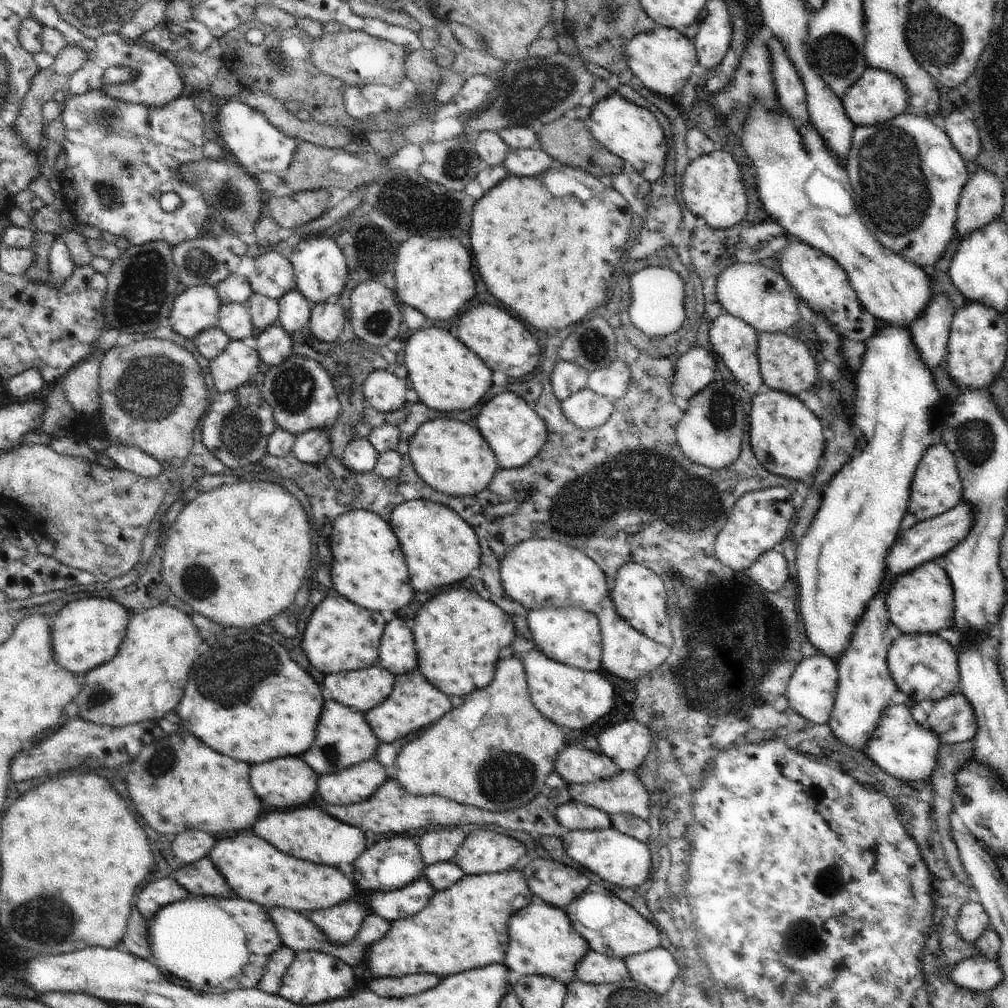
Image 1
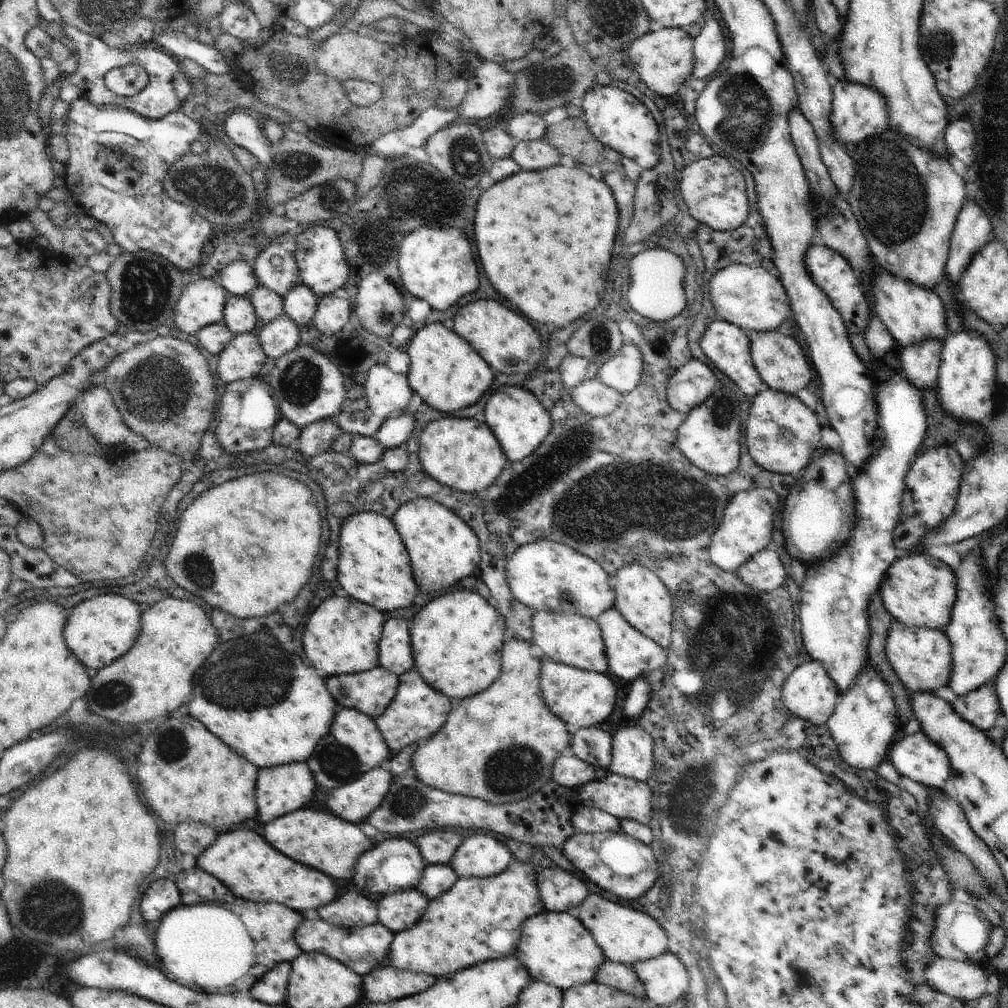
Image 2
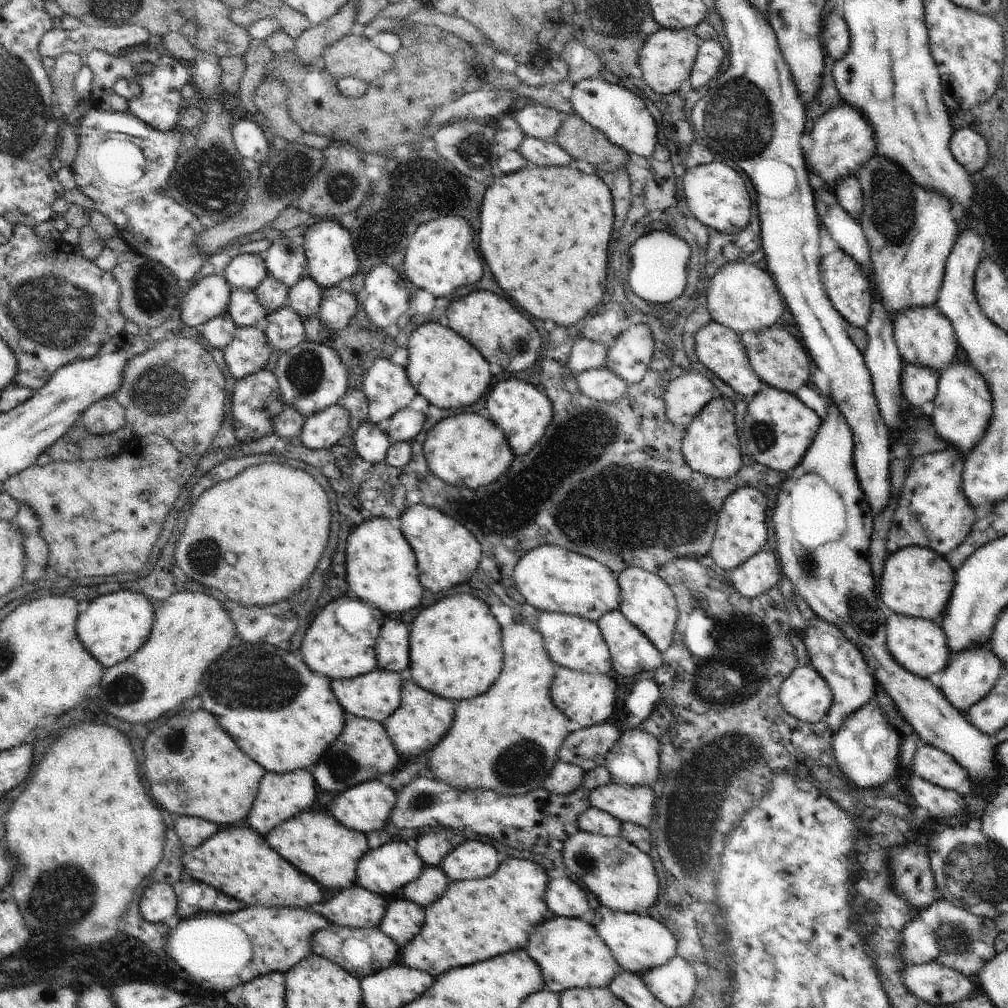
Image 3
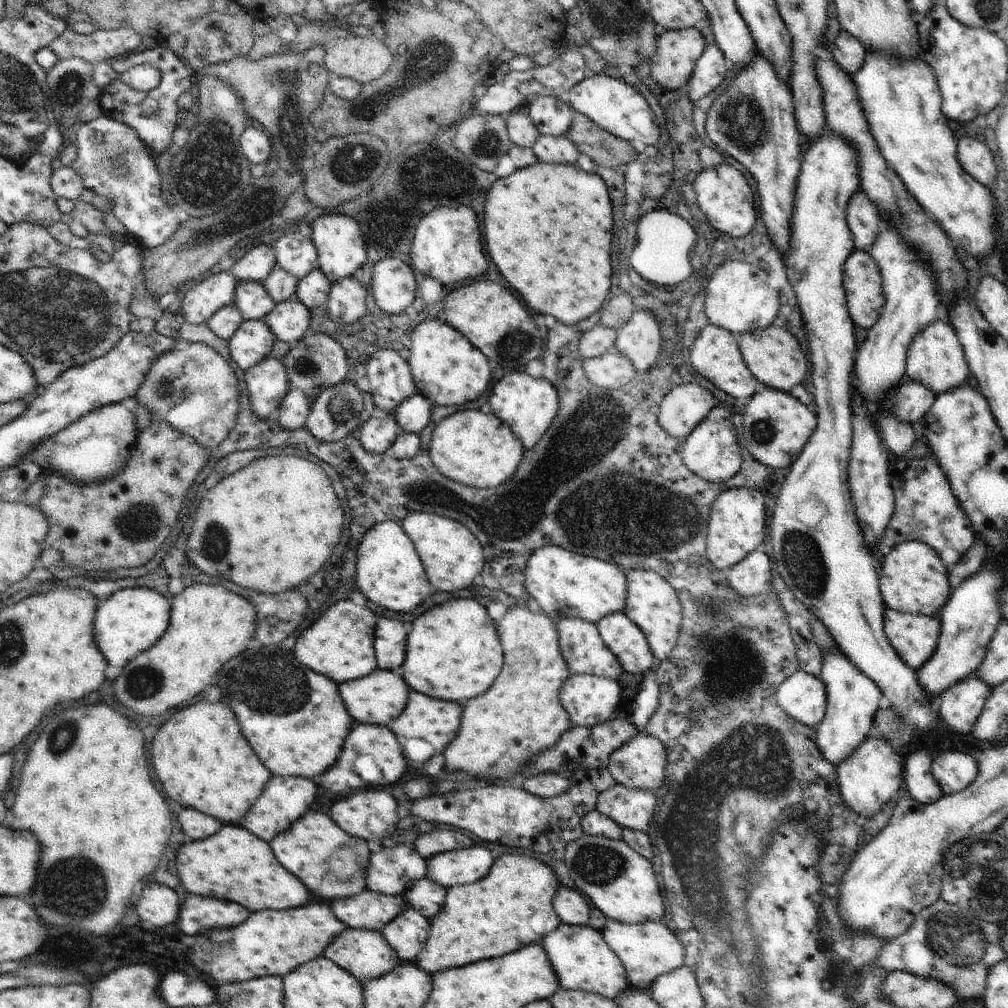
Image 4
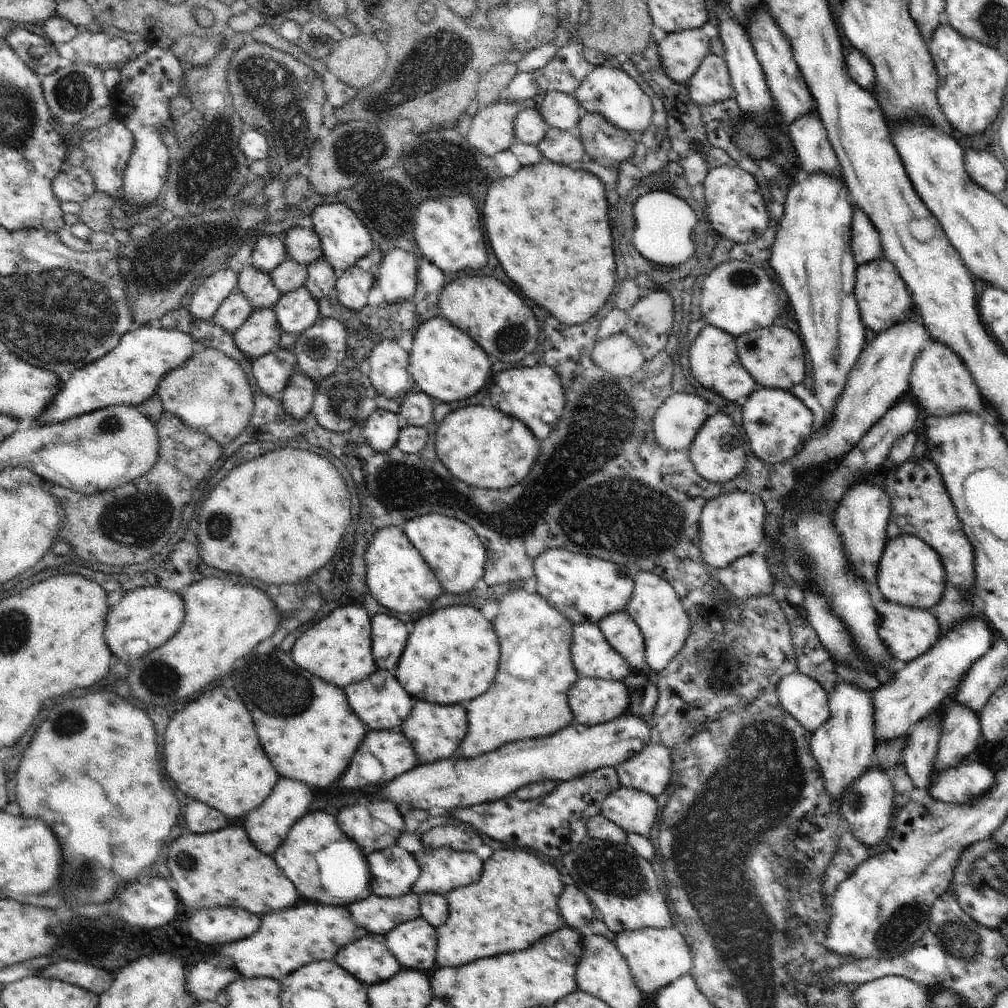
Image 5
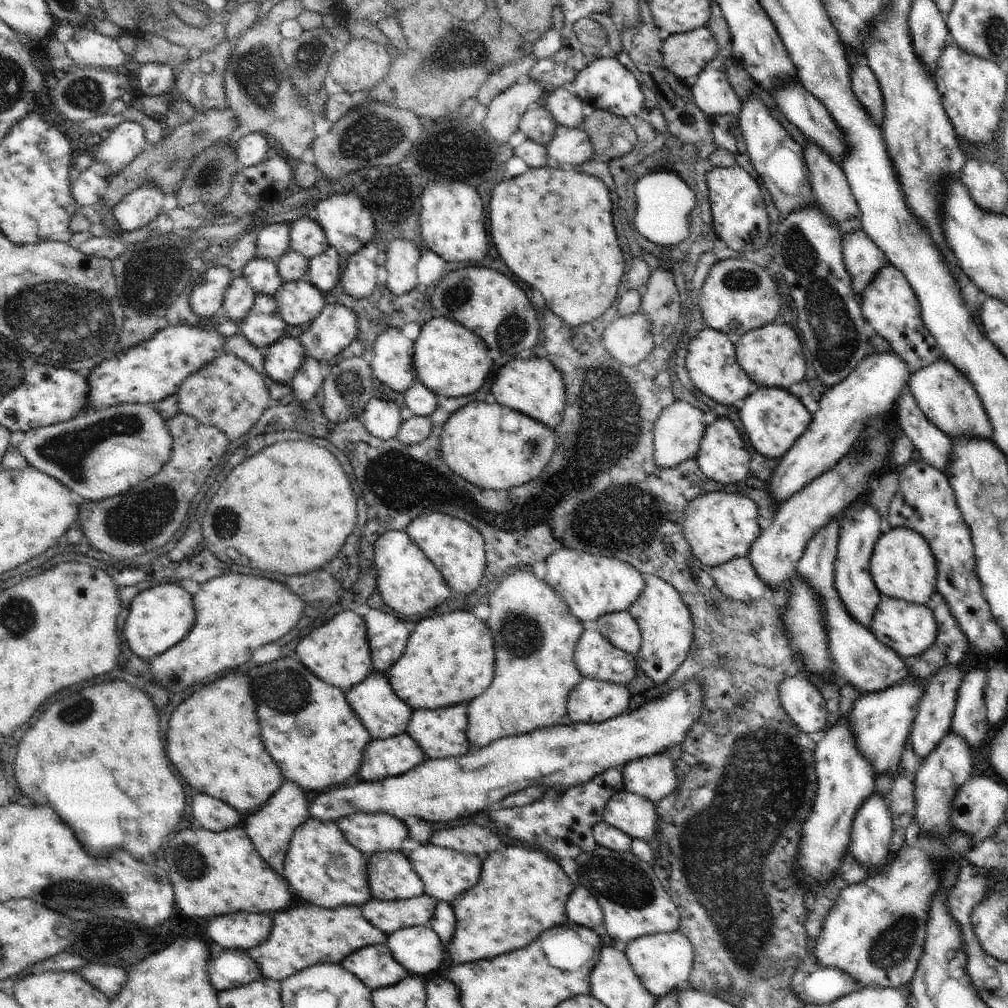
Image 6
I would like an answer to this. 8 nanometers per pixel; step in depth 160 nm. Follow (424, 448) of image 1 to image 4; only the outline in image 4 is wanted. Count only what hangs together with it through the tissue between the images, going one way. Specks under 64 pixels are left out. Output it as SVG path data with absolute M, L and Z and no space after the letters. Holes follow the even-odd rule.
M460 410L445 417L440 423L434 423L431 429L432 439L430 440L429 454L434 466L446 478L466 486L488 489L504 484L506 480L510 480L514 476L514 472L520 466L520 460L526 452L522 442L510 430L510 426L498 419L498 416L494 416L492 412L483 414L481 410Z

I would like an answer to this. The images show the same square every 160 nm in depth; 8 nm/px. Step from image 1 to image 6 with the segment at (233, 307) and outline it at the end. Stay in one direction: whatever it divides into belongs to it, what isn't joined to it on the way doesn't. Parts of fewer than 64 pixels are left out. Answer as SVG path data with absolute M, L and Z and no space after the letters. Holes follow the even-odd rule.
M254 257L240 273L257 294L274 296L284 283L278 274L277 263L266 258Z

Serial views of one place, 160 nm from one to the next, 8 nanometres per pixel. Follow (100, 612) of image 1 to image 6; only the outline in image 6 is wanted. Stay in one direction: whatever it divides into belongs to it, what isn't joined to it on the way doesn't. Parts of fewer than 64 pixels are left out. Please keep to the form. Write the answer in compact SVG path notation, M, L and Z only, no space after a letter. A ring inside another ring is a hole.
M177 583L160 584L140 592L131 603L129 612L124 636L132 652L144 660L153 660L178 644L194 626L197 615L193 595Z

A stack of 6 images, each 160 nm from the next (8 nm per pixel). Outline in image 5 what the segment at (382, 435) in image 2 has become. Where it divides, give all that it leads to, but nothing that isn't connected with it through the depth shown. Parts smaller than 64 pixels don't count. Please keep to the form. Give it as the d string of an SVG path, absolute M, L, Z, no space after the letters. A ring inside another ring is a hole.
M414 389L401 399L398 416L402 416L408 426L424 427L432 421L435 404L428 394Z

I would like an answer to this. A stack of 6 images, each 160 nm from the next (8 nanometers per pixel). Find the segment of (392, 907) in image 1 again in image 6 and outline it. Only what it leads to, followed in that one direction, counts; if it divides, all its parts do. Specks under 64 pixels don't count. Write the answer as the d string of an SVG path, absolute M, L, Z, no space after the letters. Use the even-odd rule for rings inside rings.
M428 926L397 930L386 944L394 958L410 975L430 976L445 962L446 950L438 933Z

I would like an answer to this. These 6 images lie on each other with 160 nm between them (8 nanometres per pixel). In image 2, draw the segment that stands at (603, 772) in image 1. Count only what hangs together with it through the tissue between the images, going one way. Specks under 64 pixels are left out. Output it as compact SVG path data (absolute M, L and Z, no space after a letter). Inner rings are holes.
M562 753L552 767L552 779L556 784L579 790L581 786L589 783L595 777L596 768L591 764L576 758L570 753Z

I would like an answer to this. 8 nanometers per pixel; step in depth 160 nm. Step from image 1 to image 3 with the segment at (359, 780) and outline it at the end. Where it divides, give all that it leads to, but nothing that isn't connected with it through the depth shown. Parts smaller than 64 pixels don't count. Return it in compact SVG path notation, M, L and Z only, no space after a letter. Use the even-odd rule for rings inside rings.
M380 780L366 781L338 793L330 814L346 828L366 835L384 830L396 801L397 793L391 787Z

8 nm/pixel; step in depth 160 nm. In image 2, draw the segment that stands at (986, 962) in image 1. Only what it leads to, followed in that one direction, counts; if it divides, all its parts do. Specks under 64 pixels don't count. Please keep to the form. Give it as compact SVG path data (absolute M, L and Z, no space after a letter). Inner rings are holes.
M936 957L923 968L923 978L935 991L955 999L978 1000L986 993L990 972L985 965Z

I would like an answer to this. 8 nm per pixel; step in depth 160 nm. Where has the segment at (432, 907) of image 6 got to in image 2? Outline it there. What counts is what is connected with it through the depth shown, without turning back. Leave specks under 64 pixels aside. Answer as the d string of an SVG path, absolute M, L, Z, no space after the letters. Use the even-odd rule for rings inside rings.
M357 889L341 891L334 900L321 906L318 912L322 920L351 930L367 927L379 922L377 919L377 904L373 901L372 897L363 895Z

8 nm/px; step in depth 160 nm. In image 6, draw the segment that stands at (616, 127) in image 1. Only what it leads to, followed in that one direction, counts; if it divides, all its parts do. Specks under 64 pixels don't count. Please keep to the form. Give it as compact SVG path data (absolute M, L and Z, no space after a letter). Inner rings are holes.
M600 57L591 61L574 80L572 84L565 87L571 94L578 96L586 104L590 104L592 108L610 111L620 118L636 120L636 117L642 108L644 108L644 92L638 84L638 80L617 60L614 58Z

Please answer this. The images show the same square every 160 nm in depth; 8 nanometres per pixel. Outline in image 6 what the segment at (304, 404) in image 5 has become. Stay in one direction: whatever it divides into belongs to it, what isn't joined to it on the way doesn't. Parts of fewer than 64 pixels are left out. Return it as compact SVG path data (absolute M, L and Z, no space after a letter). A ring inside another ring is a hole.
M306 356L299 371L293 376L289 384L295 392L296 402L312 402L314 395L319 395L325 377L320 371L319 360Z

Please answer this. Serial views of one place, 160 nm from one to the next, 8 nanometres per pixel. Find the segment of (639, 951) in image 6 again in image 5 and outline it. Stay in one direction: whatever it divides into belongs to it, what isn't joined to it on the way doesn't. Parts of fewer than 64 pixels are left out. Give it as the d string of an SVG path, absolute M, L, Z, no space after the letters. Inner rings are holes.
M642 928L633 932L625 931L616 935L613 944L629 965L634 984L642 993L656 994L678 978L690 973L693 955L684 938L673 928Z

